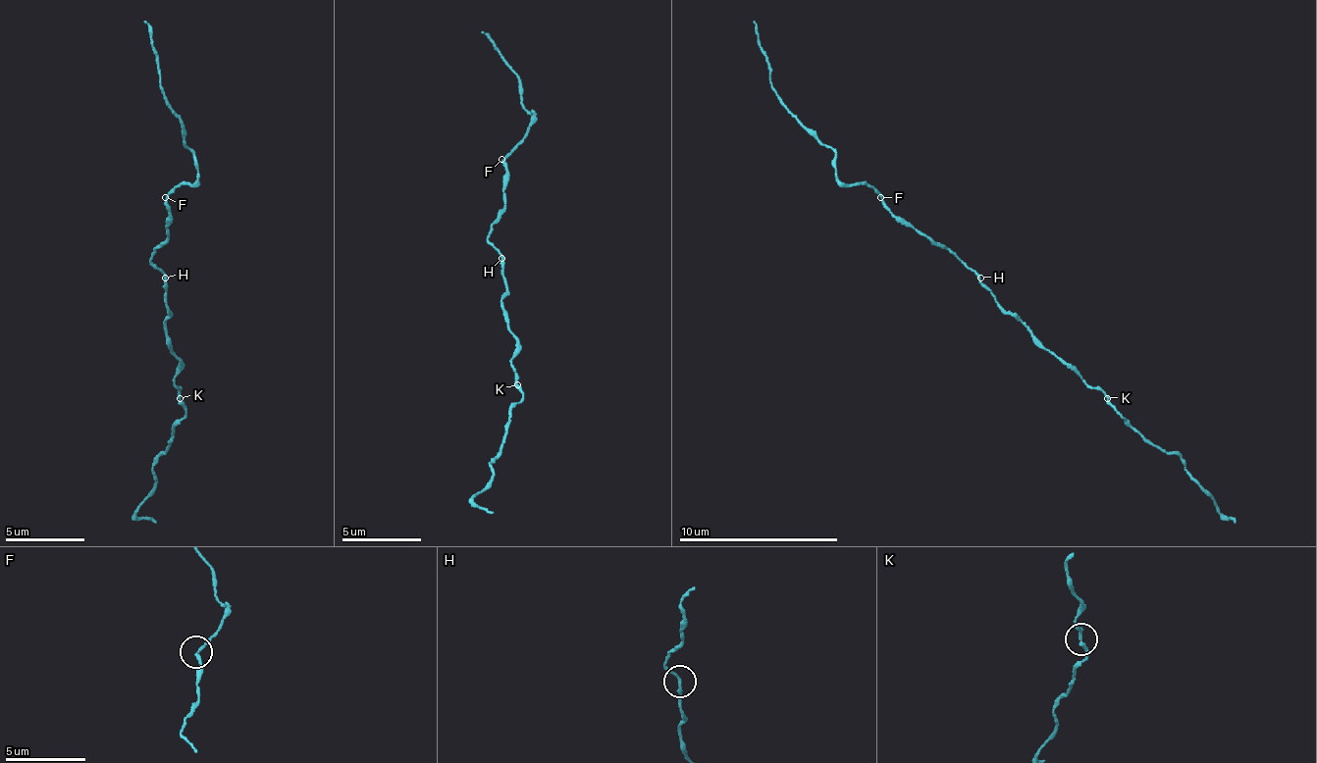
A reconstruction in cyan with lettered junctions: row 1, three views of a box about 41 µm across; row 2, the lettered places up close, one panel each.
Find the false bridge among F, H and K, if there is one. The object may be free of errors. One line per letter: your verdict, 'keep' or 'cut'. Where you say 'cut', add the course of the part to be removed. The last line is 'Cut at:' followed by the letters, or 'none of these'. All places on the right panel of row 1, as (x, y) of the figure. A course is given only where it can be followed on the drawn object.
F: keep
H: keep
K: keep
Cut at: none of these

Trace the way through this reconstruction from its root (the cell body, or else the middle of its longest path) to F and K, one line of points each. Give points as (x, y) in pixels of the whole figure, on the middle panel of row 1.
F: (501, 254), (490, 242), (490, 227), (506, 206), (506, 167), (501, 159)
K: (501, 254), (501, 279), (506, 282), (501, 314), (518, 342), (518, 354), (510, 362), (518, 385)

